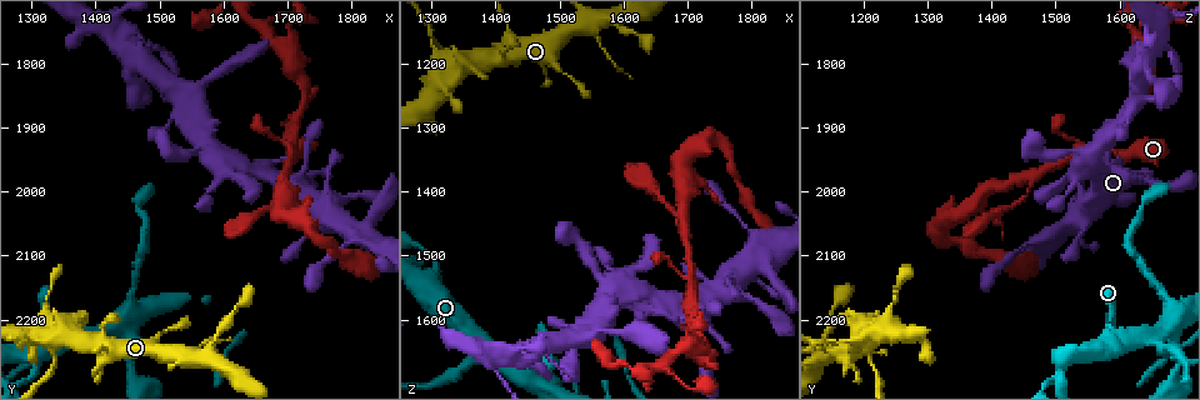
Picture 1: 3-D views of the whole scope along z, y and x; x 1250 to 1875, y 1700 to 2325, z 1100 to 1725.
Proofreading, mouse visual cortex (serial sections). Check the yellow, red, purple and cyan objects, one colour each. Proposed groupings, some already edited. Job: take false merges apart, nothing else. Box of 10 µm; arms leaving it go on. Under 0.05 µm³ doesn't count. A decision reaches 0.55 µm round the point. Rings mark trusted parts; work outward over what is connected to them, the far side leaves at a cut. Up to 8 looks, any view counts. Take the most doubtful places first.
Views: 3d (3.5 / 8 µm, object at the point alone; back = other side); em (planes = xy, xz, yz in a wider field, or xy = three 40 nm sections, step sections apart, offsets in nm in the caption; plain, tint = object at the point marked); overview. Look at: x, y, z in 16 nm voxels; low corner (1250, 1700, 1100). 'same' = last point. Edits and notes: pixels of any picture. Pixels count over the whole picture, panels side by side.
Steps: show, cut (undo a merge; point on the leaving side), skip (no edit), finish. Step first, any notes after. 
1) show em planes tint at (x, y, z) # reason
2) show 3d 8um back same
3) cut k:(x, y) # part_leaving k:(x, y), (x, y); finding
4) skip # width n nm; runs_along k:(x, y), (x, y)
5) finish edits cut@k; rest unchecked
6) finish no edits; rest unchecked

show 3d 3.5um back at (1705, 1920, 1575) # three arms meet

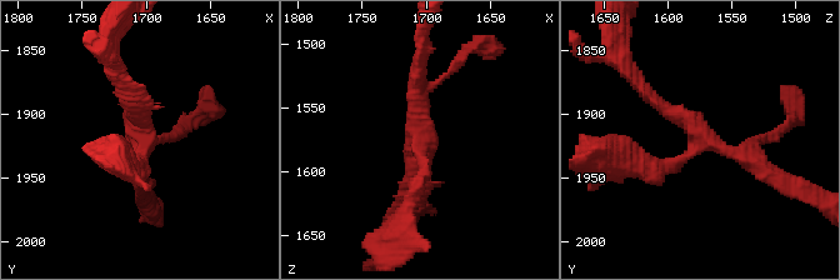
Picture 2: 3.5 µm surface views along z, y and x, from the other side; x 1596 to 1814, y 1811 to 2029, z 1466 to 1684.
show em planes plain at (1702, 1922, 1578) # shape alone is not enough

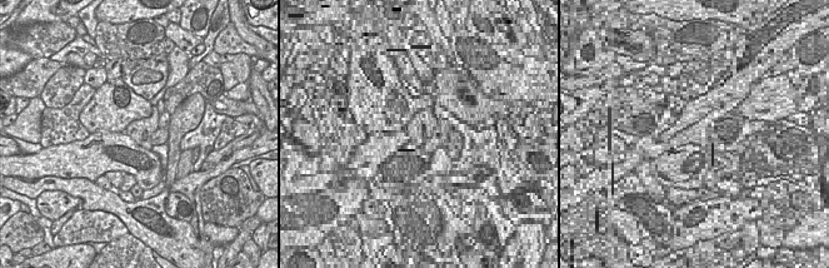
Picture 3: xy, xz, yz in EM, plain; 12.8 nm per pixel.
show em planes tint same # where the object lies

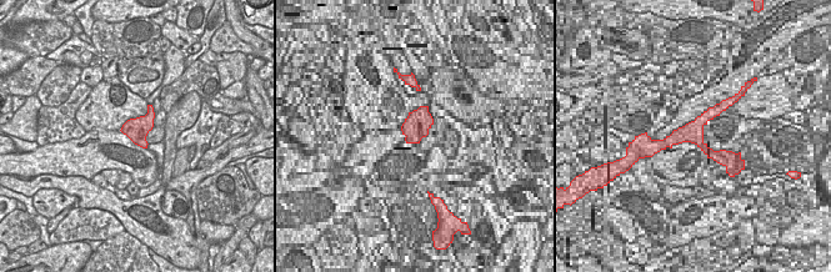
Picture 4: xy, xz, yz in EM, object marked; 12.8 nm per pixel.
skip # runs_along 2:(405, 209), (424, 173), (420, 70); continuous, no second cell

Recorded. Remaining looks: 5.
show 3d 8um at (1700, 1980, 1465) # three arms meet

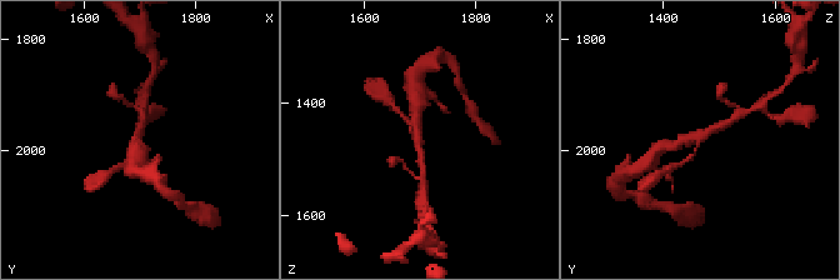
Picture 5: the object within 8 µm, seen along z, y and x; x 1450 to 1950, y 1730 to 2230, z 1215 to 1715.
show em xy step 1 tint same

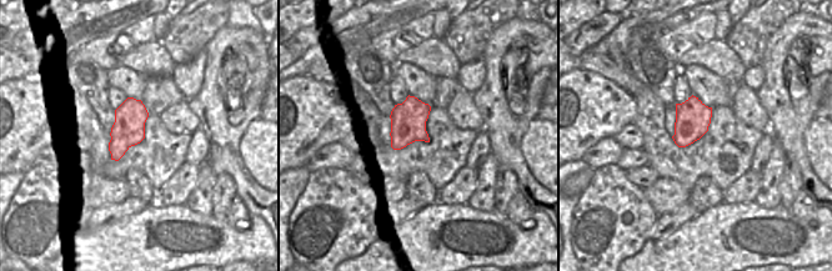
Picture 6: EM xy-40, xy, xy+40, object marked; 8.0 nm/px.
skip # arm_widths 150, 200, 250 nm; runs_along 5:(726, 121), (706, 135), (664, 146); one cell here

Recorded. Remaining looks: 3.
show 3d 3.5um back at (1330, 2220, 1590) # branch point

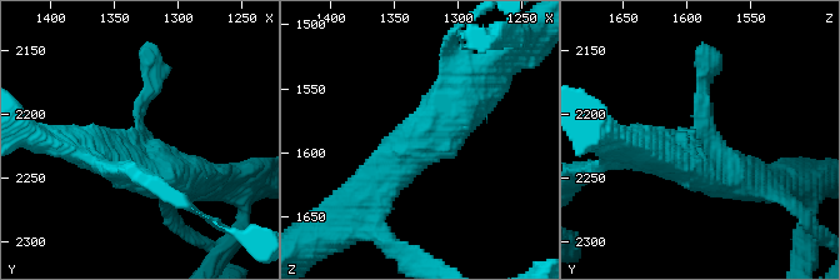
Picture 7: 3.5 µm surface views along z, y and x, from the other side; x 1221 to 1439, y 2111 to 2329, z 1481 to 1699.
show em xy step 5 tint at (1330, 2220, 1594)

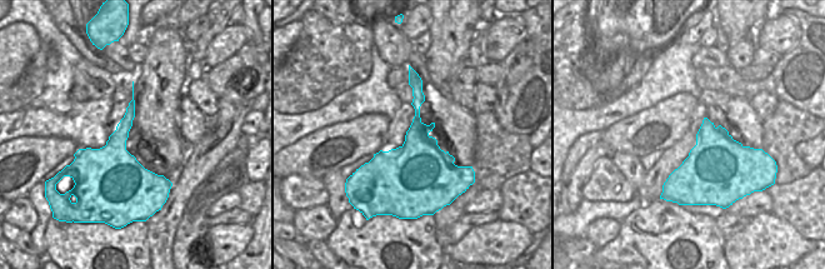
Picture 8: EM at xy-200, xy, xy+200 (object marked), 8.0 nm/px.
show em planes tint same # cut it another way

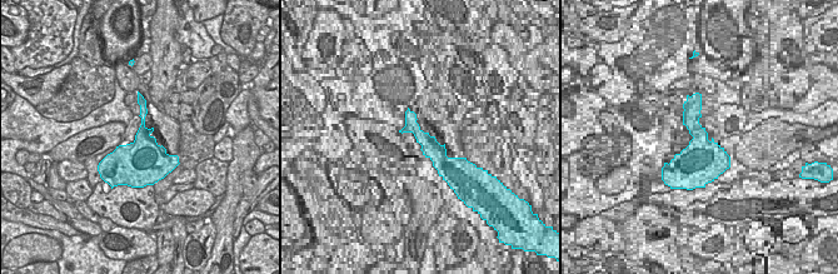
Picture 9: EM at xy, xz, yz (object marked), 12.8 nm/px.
skip # runs_along 7:(151, 64), (129, 155), (83, 148); one cell here

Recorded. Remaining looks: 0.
finish no edits; rest unchecked

